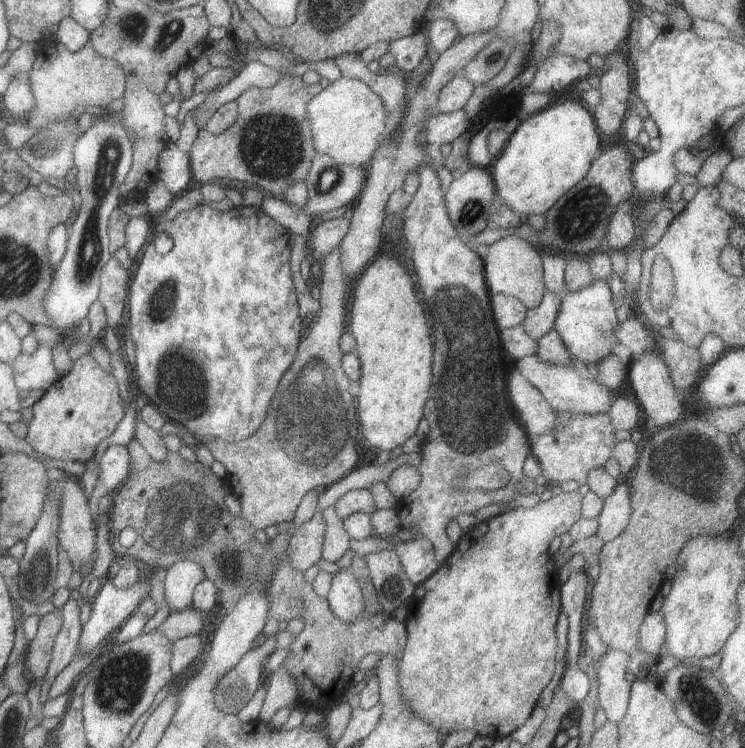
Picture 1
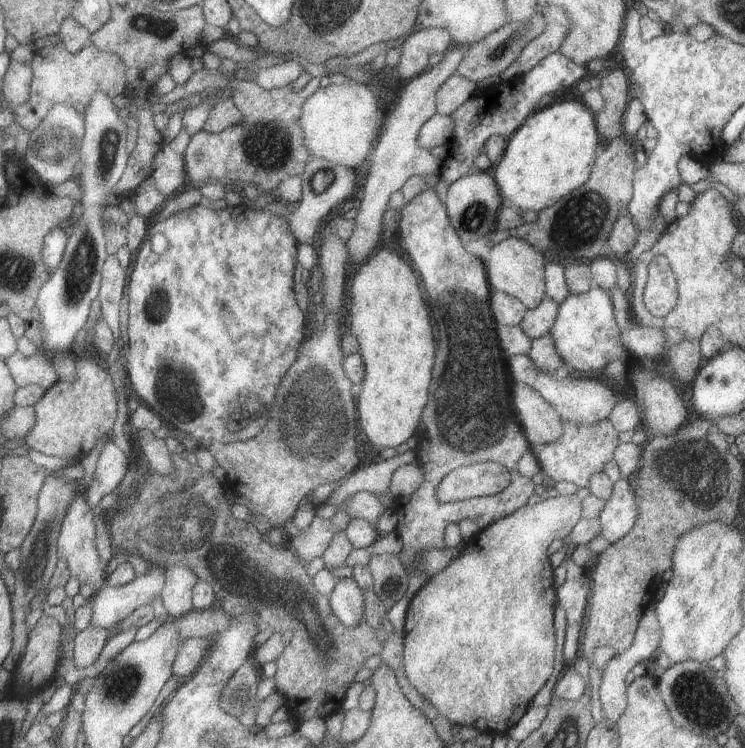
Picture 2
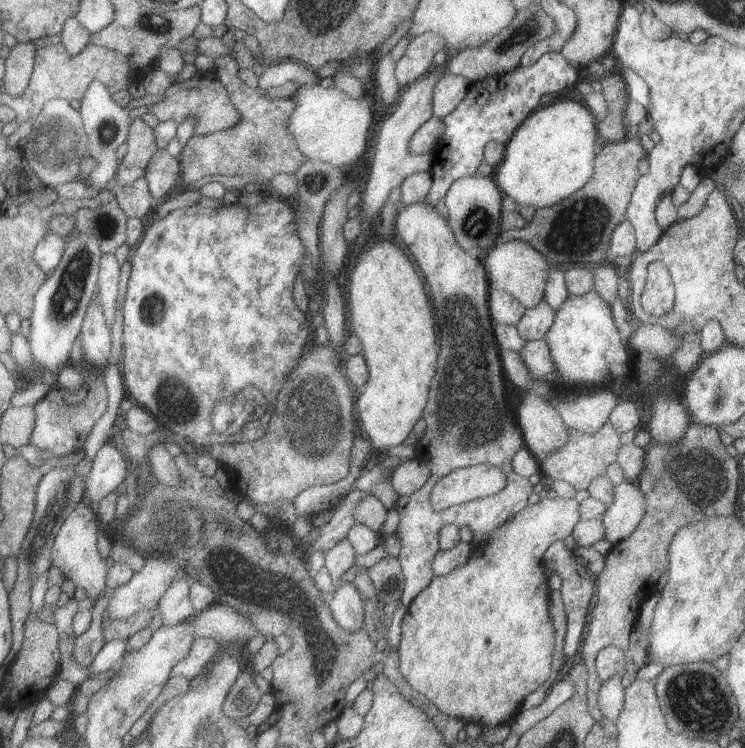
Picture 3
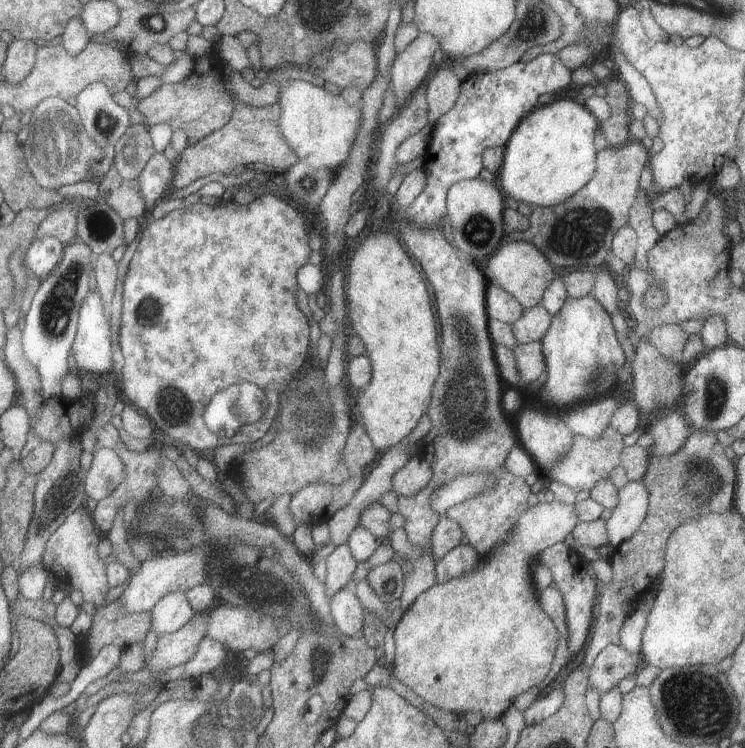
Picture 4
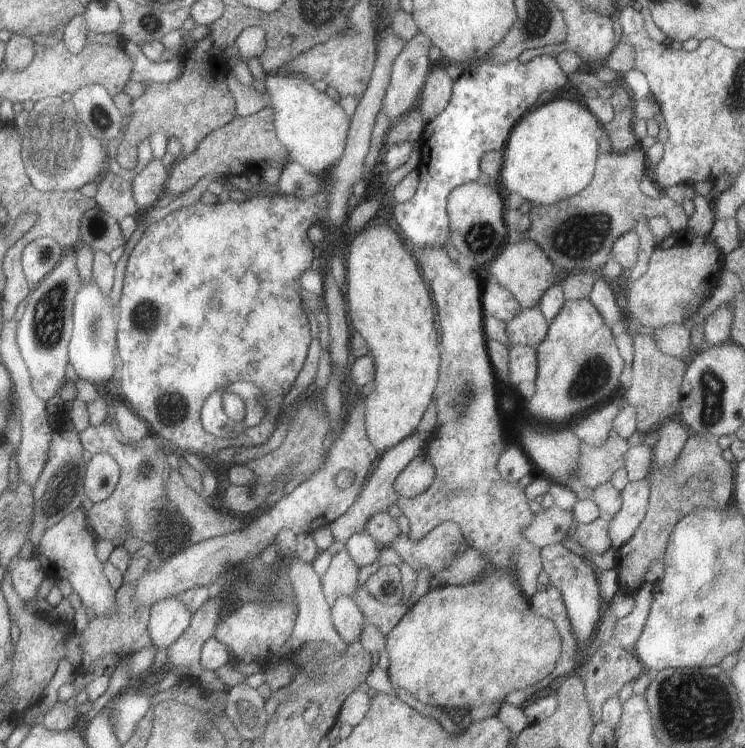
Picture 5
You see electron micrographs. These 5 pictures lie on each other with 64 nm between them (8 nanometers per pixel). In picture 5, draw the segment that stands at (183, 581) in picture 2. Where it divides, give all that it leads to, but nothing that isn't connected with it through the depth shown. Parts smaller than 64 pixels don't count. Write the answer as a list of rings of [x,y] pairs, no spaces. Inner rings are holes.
[[[179,596],[155,602],[151,606],[151,620],[147,624],[151,642],[157,644],[159,650],[167,648],[189,626],[191,616],[193,614],[187,610]]]

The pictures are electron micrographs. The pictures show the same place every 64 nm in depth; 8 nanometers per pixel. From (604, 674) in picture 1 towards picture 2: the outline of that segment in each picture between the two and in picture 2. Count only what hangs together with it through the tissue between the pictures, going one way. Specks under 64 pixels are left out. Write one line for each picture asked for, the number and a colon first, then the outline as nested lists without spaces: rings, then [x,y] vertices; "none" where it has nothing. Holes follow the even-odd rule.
2: [[[651,606],[645,608],[645,614],[639,620],[637,632],[635,632],[635,640],[631,644],[631,652],[619,652],[611,662],[607,662],[607,666],[601,670],[601,684],[599,684],[599,700],[601,700],[601,708],[605,712],[605,718],[611,722],[617,722],[621,718],[621,714],[627,708],[627,686],[625,686],[625,674],[641,660],[655,660],[657,656],[657,648],[659,648],[659,640],[661,640],[661,626],[657,620],[657,614]]]

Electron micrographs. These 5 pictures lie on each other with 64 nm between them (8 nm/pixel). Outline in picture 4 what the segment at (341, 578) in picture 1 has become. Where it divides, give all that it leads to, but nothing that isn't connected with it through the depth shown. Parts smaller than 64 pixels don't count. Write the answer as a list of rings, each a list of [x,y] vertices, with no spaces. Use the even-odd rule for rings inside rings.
[[[345,586],[337,594],[329,598],[333,626],[339,630],[339,634],[361,638],[365,628],[365,608],[361,606],[359,596],[355,596],[353,586]]]

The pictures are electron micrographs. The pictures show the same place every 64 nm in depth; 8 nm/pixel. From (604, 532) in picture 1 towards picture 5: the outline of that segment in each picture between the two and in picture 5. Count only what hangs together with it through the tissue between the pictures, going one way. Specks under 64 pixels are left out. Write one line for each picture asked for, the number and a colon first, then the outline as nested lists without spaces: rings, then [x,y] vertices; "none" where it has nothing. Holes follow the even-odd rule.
2: [[[619,478],[613,484],[611,498],[605,502],[605,508],[599,514],[599,522],[601,522],[599,536],[605,538],[609,544],[617,542],[633,528],[639,512],[633,486],[629,486],[627,482],[629,482],[627,478]]]
3: [[[623,480],[617,484],[613,488],[613,502],[607,506],[601,518],[605,526],[605,540],[609,540],[613,546],[627,540],[643,520],[645,510],[649,510],[649,500],[639,490],[637,482]]]
4: [[[641,480],[623,484],[617,490],[617,498],[619,502],[607,518],[607,538],[613,548],[637,532],[649,510],[649,492]]]
5: [[[637,480],[637,482],[627,482],[625,488],[621,490],[621,508],[609,522],[609,540],[613,548],[621,548],[625,542],[631,540],[639,524],[643,522],[649,506],[649,480]]]

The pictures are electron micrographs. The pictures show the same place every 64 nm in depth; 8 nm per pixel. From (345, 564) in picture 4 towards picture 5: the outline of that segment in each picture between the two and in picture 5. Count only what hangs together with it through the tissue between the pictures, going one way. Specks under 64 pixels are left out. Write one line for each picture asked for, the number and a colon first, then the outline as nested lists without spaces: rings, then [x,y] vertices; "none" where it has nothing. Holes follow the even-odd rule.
5: [[[345,548],[331,558],[327,572],[321,576],[321,584],[323,584],[323,594],[325,594],[325,600],[329,606],[333,606],[333,602],[339,596],[353,598],[353,594],[359,588],[357,564],[353,562],[353,558],[349,556],[349,552]]]

